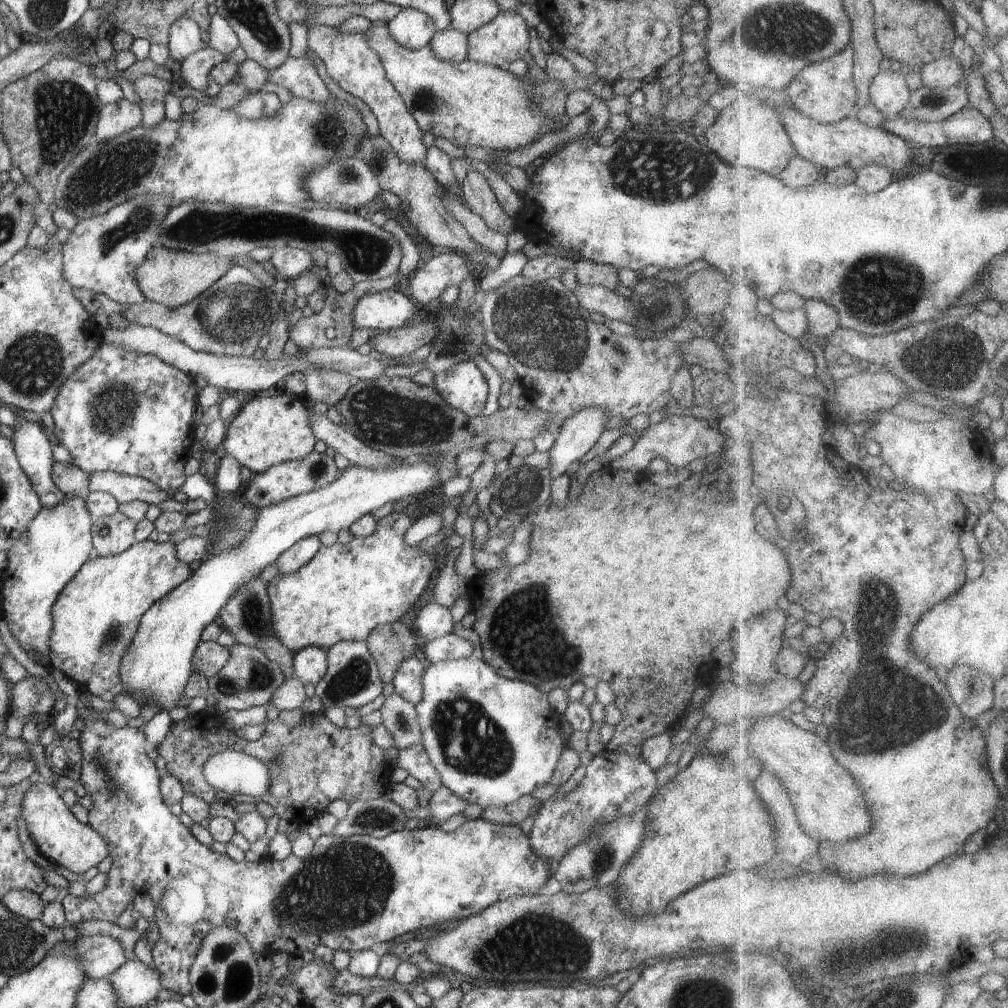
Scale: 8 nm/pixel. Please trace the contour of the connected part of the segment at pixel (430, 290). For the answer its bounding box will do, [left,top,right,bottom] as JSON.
[409,250,474,307]

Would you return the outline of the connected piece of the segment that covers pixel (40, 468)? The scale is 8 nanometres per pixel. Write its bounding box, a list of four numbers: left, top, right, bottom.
[12,417,65,508]

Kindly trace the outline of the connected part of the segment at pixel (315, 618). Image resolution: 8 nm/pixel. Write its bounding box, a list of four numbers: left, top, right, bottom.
[268,507,436,654]

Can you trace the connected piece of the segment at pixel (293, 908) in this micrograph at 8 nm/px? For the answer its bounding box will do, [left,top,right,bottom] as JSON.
[61,712,550,997]

